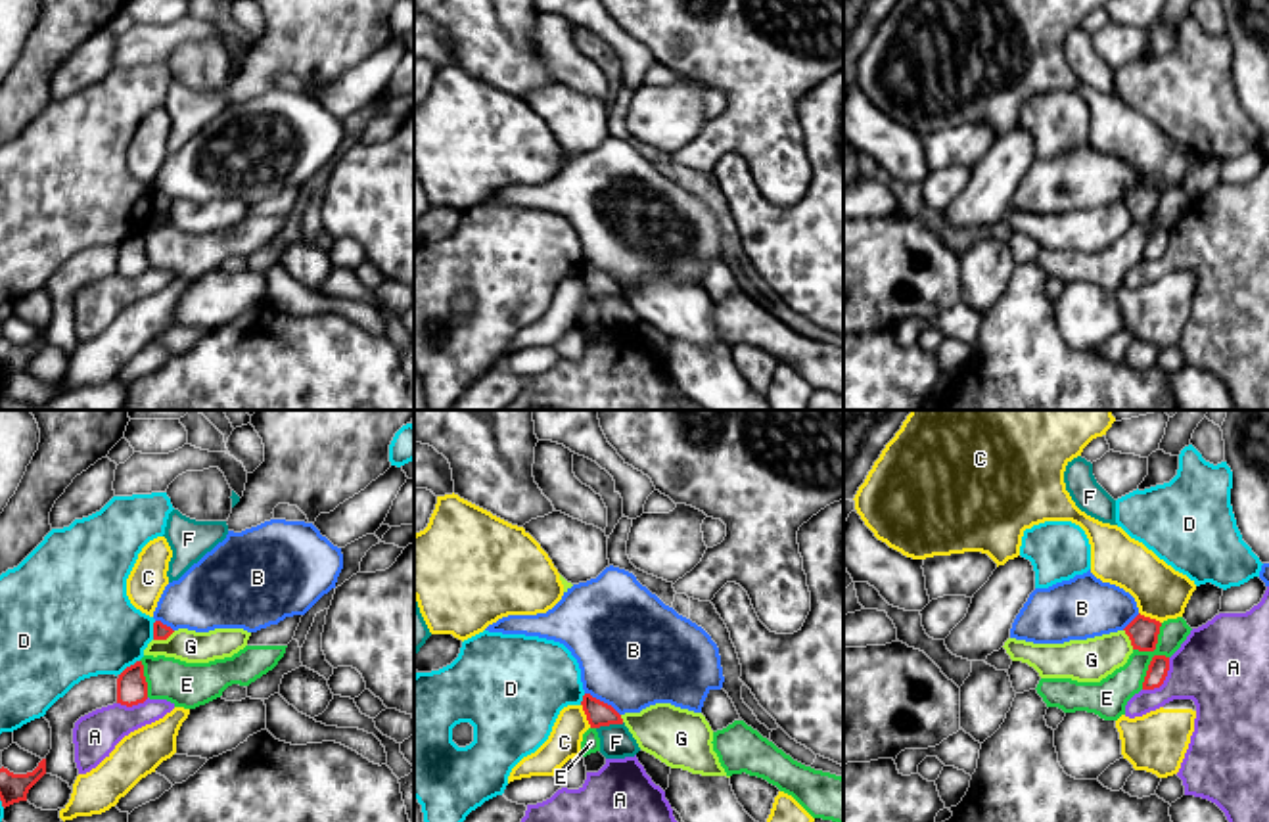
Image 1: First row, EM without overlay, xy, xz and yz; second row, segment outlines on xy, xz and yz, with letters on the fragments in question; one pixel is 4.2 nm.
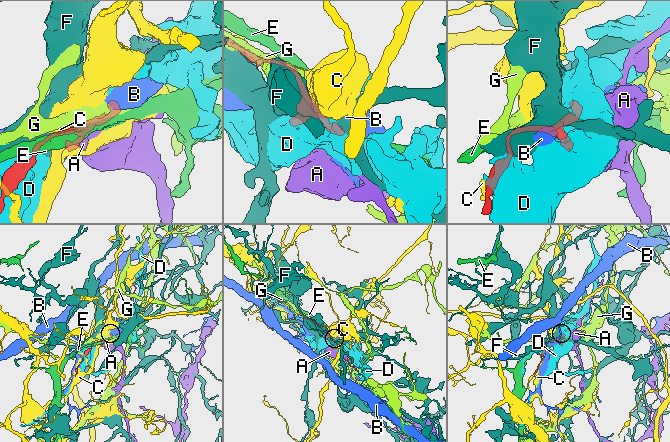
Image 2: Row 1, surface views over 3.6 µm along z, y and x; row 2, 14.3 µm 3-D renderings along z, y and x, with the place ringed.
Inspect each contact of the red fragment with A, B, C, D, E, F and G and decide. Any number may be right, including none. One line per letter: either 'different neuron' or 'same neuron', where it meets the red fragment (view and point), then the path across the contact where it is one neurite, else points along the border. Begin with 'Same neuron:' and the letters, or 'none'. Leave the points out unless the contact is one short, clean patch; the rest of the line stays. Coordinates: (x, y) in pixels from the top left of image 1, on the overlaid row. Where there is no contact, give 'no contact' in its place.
Same neuron: none
A: different neuron; contact yz (1164, 679)
B: different neuron; contact xz (602, 702); border xz (585, 692), (606, 702), (620, 715)
C: different neuron; contact xz (587, 715)
D: different neuron; contact xy (131, 665)
E: different neuron; contact yz (1154, 656)
F: different neuron; contact xz (610, 723); border xz (623, 723), (597, 729)
G: different neuron; contact xy (163, 639)

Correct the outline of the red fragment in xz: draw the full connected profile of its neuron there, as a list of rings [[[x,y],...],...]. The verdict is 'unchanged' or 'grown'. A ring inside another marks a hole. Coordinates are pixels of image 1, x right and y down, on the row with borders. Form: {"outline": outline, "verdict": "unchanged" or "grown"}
{"outline": [[[590,694],[583,696],[583,711],[590,728],[610,726],[610,724],[623,724],[621,715],[608,703],[592,697]]], "verdict": "unchanged"}

